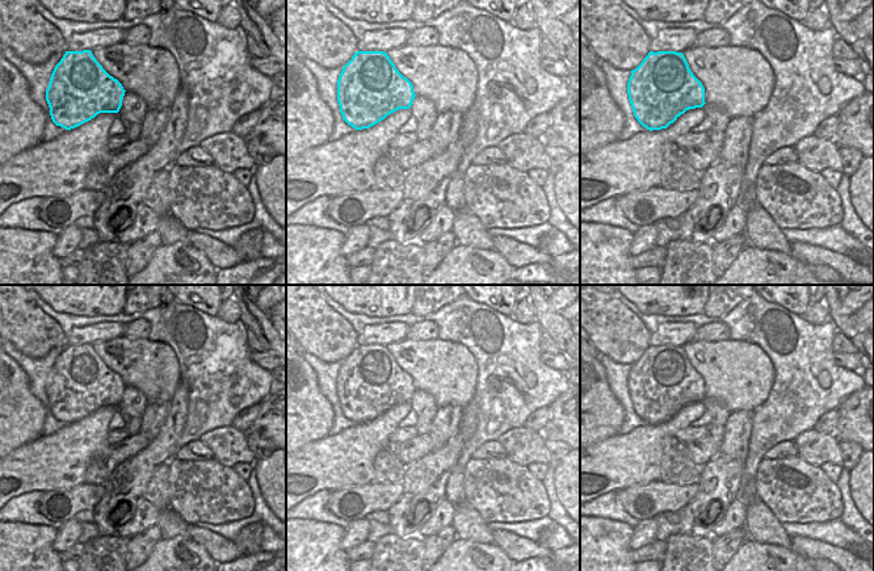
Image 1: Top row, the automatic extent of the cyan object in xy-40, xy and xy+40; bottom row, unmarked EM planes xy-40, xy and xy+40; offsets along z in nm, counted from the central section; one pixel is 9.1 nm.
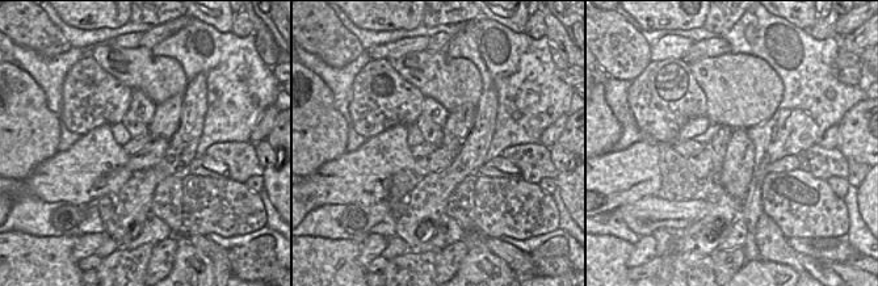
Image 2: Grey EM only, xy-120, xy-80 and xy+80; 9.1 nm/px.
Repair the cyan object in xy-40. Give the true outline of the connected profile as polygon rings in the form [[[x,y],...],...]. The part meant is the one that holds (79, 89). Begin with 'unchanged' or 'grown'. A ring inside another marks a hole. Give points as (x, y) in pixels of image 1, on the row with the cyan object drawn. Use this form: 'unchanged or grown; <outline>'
unchanged; [[[91,50],[66,51],[51,74],[46,101],[52,122],[71,130],[100,113],[118,113],[125,92]]]

